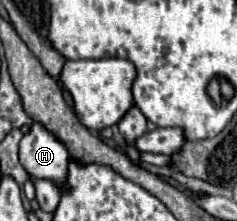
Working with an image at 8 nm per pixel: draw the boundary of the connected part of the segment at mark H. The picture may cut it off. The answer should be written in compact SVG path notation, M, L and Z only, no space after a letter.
M33 121L29 133L23 135L19 143L19 161L29 175L61 183L61 179L65 179L69 153L51 131Z

